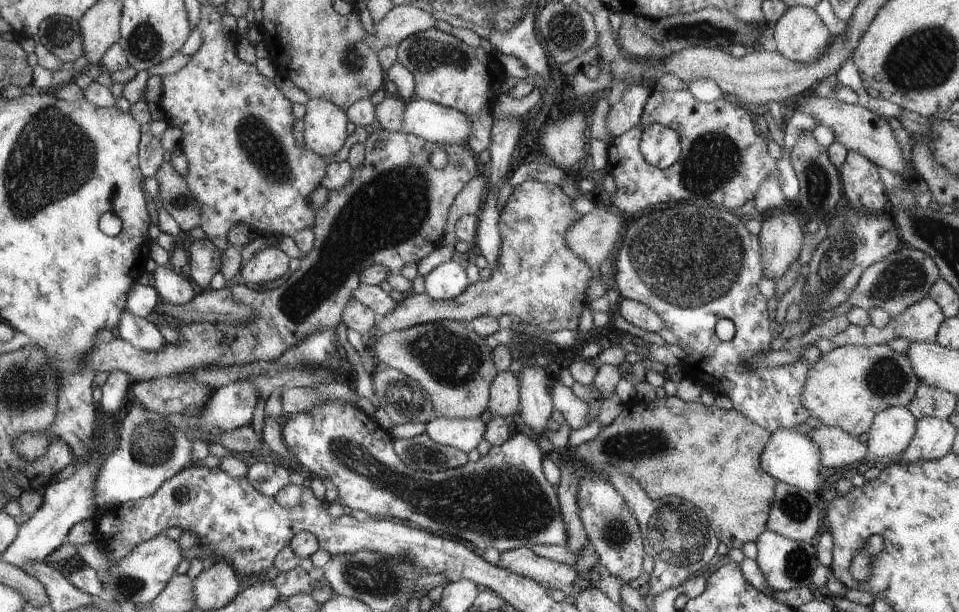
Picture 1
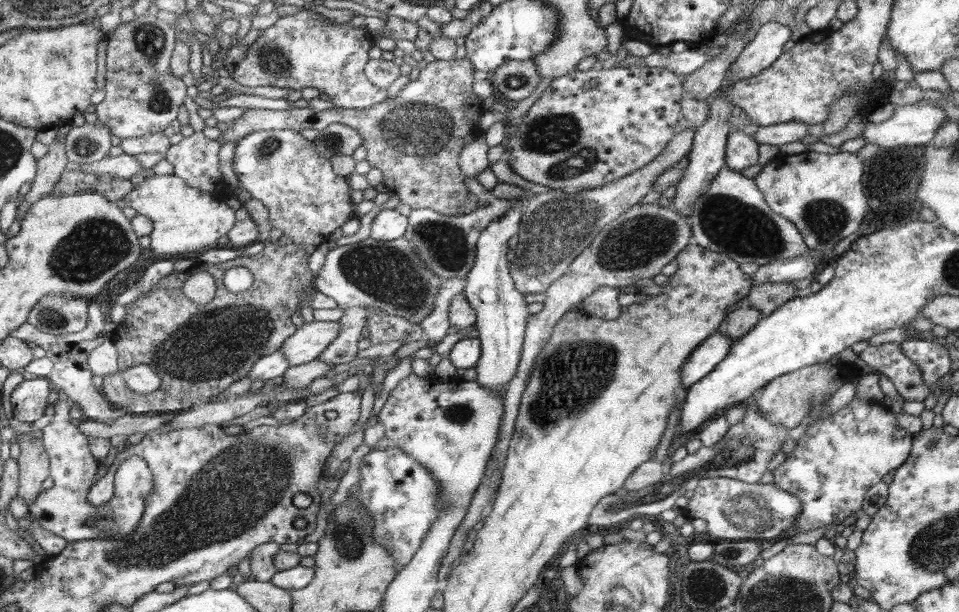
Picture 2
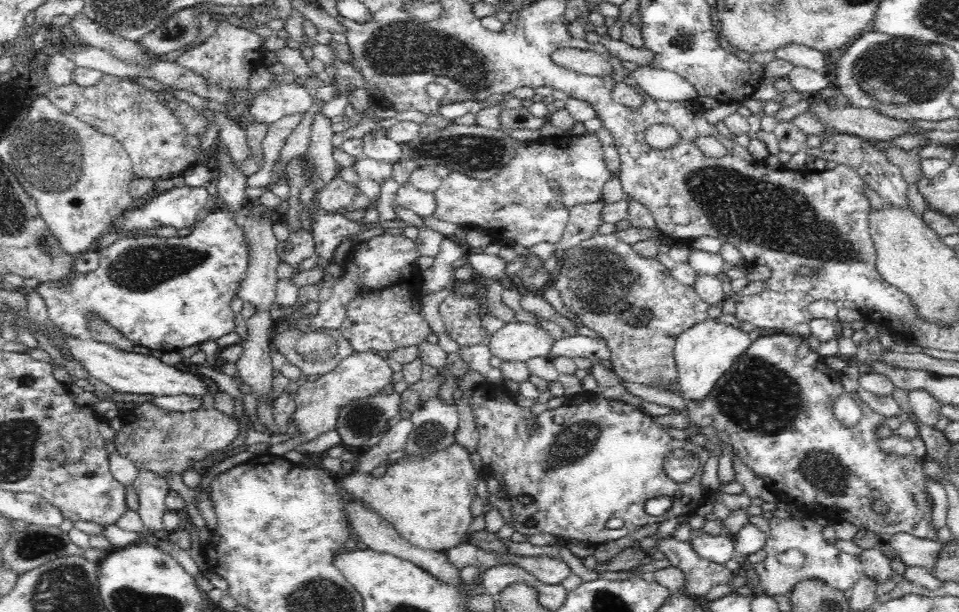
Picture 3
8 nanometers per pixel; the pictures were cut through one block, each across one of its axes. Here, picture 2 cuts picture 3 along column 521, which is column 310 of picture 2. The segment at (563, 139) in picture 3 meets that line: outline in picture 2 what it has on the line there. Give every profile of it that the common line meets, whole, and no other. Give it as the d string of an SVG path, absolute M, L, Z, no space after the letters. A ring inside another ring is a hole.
M296 129L263 130L248 133L236 142L233 170L244 190L264 203L270 224L282 230L297 245L318 246L342 224L352 218L354 204L350 202L350 184L331 169L331 162L316 153L313 141L308 141Z

